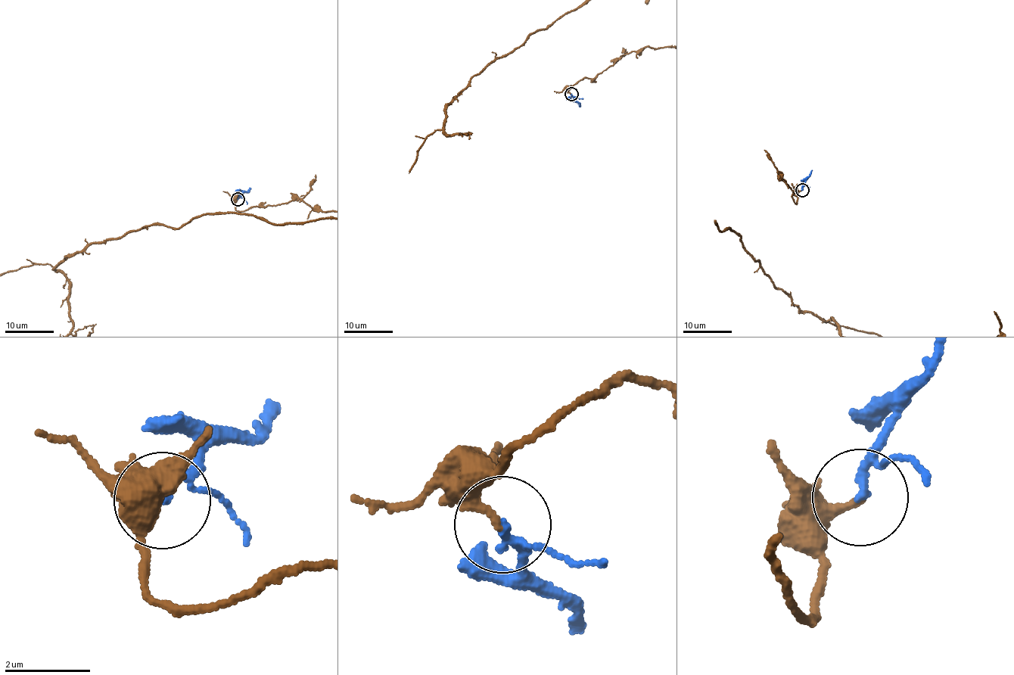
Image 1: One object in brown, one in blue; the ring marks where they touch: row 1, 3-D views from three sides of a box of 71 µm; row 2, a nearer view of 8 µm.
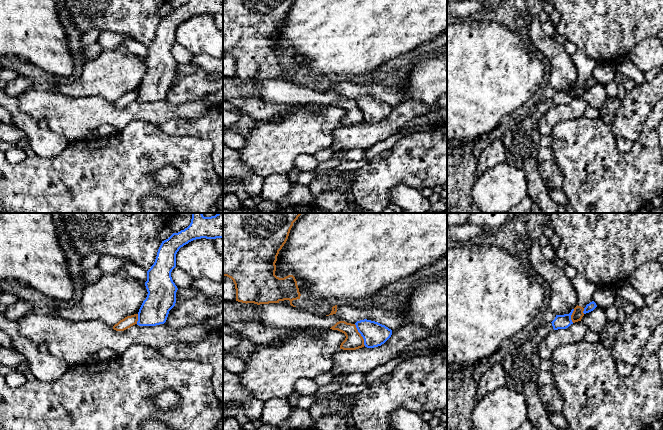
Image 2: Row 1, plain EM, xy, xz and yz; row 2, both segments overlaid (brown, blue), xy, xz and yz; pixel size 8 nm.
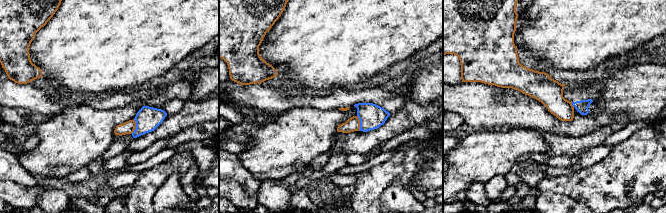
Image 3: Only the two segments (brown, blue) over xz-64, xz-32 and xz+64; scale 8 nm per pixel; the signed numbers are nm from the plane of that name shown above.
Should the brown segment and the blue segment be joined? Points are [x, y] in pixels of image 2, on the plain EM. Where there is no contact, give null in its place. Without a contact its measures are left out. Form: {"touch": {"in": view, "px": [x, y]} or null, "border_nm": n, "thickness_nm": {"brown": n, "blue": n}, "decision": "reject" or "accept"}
{"touch": {"in": "xz", "px": [360, 111]}, "border_nm": 200, "thickness_nm": {"brown": 140, "blue": 190}, "decision": "reject"}

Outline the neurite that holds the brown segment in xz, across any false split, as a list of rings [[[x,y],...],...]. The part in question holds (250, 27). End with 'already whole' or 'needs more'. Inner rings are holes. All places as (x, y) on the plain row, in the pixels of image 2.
[[[223,0],[223,52],[227,52],[233,56],[236,65],[236,77],[246,80],[254,79],[260,81],[269,79],[279,79],[280,77],[289,76],[290,81],[296,83],[292,80],[292,77],[300,75],[301,70],[299,68],[295,53],[293,51],[288,51],[284,54],[279,54],[275,51],[275,39],[277,37],[277,32],[279,30],[279,27],[286,19],[292,2],[293,0]]]; already whole

